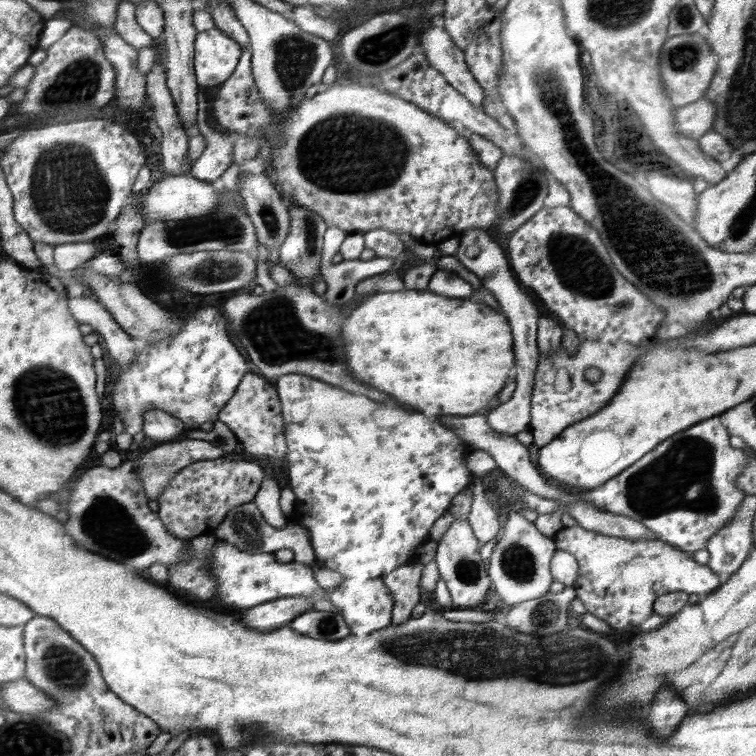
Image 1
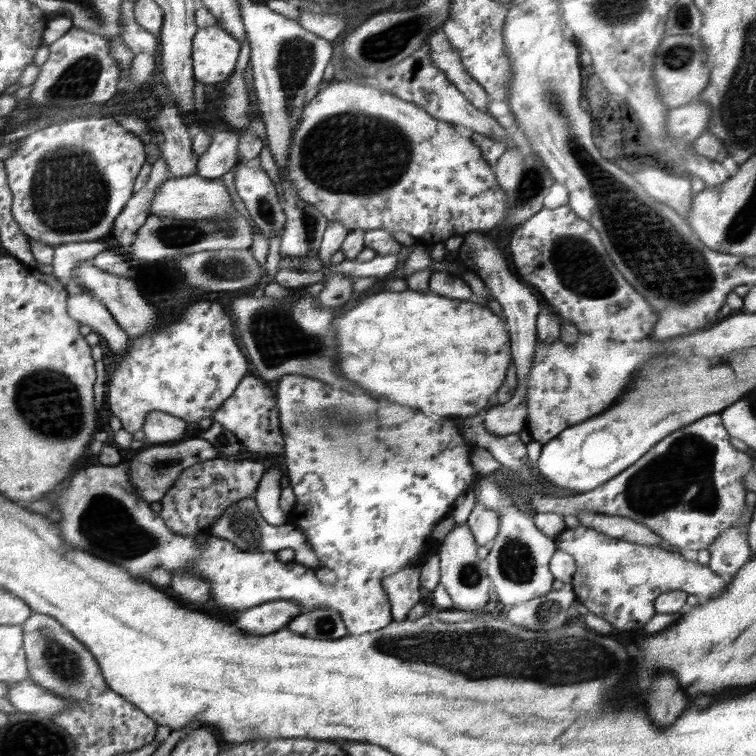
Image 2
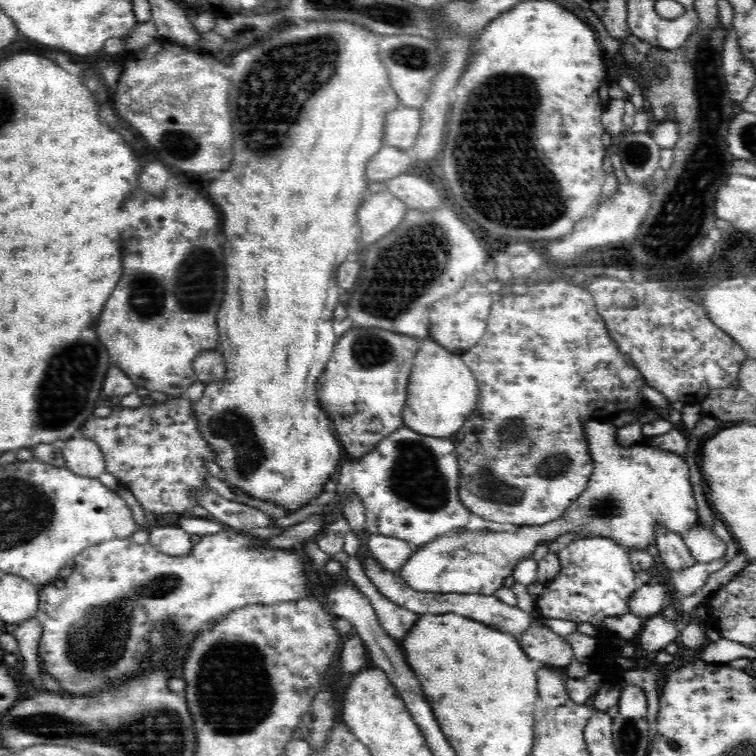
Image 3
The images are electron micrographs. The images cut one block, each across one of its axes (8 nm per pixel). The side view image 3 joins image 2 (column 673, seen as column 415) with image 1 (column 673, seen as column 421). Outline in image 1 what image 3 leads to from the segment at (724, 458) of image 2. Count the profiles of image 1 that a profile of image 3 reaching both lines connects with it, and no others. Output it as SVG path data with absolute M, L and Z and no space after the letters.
M718 416L704 419L703 422L696 423L695 426L664 440L654 451L648 452L614 479L608 480L600 487L580 493L580 500L588 502L588 505L594 505L596 509L640 521L652 529L661 540L694 554L697 550L706 548L708 540L720 528L732 522L747 495L738 487L738 478L744 468L747 468L750 458L742 450L732 448L728 444L728 438L730 436Z

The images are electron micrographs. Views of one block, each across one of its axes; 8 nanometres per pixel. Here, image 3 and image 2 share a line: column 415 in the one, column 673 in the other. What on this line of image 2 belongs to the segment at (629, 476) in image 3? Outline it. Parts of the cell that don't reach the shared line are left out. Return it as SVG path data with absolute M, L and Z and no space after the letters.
M582 524L563 530L554 537L554 542L556 548L574 558L576 571L570 583L579 601L590 613L604 617L618 630L642 628L656 614L654 600L664 592L680 589L699 596L701 600L710 600L720 596L729 586L727 578L698 562L684 560L682 553L675 549L644 546L609 537L607 533Z

